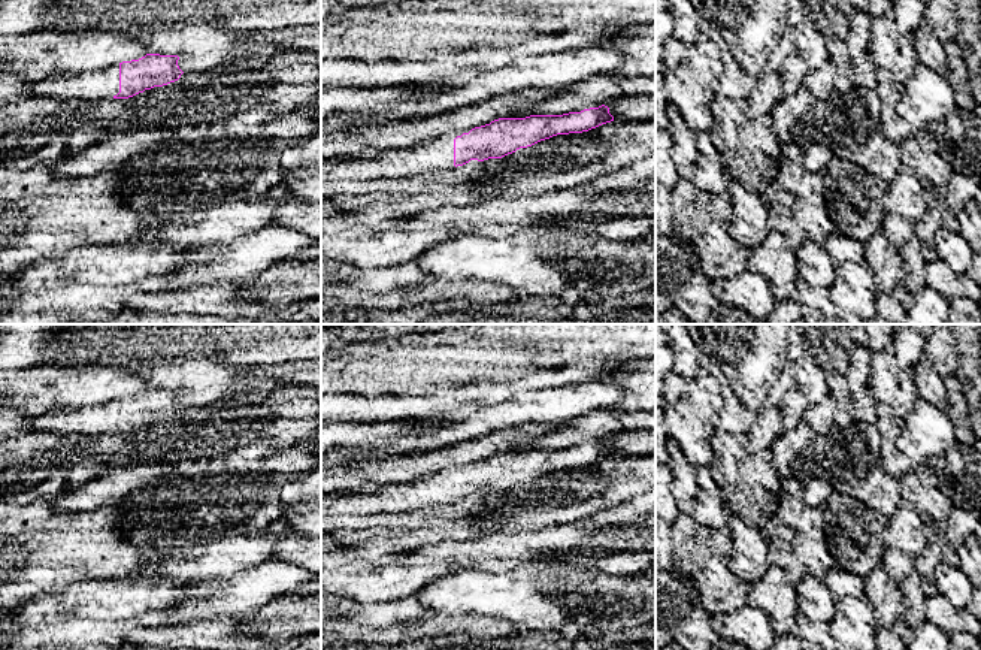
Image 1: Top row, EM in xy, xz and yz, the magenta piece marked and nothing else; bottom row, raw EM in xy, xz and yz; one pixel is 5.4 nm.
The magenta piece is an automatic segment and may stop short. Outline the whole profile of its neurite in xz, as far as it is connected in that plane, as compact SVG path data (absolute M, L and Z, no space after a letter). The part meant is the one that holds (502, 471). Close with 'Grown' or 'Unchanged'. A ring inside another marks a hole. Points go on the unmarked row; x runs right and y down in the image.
M605 439L563 450L499 453L408 483L382 484L378 492L323 493L321 517L418 511L470 495L502 493L552 471L588 466L611 456L614 451Z. Grown

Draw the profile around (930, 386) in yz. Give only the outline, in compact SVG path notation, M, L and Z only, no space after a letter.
M923 357L914 369L911 369L915 387L921 399L935 406L942 406L947 400L947 389L944 378L936 372L933 365Z

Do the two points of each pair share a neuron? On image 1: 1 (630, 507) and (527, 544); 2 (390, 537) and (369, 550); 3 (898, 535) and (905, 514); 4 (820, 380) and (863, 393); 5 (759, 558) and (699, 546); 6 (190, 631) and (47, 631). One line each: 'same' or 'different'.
1: same
2: same
3: same
4: different
5: different
6: same

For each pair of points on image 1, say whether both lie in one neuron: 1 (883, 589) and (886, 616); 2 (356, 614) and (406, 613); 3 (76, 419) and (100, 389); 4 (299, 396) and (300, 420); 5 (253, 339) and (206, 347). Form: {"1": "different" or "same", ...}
{"1": "same", "2": "same", "3": "different", "4": "same", "5": "same"}

